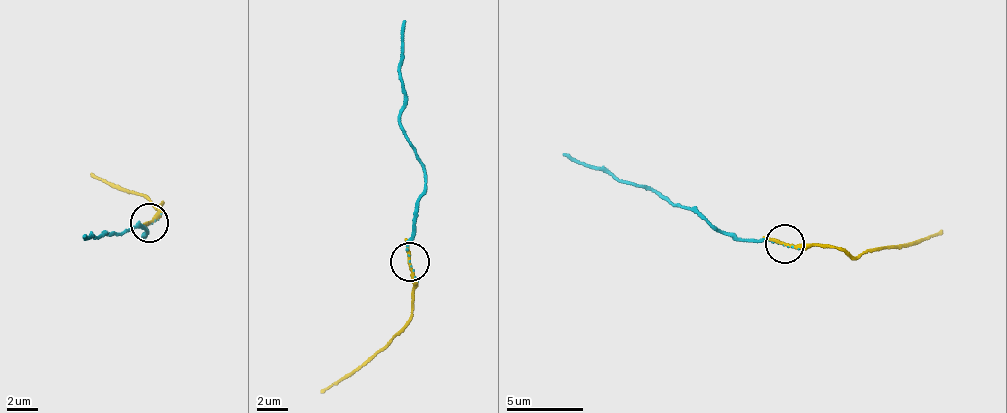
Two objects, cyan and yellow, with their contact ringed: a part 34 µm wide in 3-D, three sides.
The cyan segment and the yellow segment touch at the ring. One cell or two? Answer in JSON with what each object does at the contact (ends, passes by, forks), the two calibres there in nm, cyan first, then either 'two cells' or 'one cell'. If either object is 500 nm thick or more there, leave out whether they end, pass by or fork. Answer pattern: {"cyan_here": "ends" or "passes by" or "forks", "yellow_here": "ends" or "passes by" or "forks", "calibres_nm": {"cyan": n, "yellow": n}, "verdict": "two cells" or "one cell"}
{"cyan_here": "ends", "yellow_here": "passes by", "calibres_nm": {"cyan": 70, "yellow": 190}, "verdict": "one cell"}

